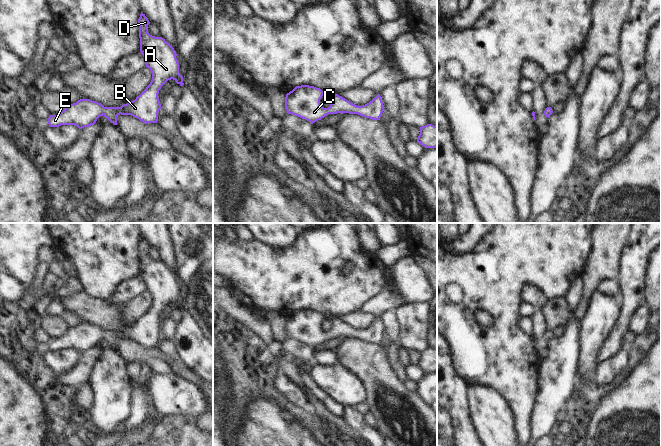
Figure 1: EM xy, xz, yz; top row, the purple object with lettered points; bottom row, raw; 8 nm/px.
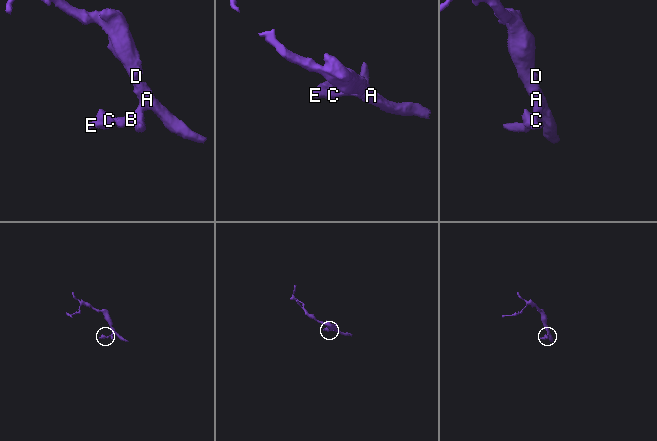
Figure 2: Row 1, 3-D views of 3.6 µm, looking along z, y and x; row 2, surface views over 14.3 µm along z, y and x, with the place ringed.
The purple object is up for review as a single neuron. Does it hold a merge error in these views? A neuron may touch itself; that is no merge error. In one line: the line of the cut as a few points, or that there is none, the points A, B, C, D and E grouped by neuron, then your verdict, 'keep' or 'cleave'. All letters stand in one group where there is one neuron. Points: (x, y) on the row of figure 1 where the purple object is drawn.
no cut; A B C D E; keep

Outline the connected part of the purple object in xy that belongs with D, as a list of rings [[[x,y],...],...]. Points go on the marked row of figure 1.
[[[141,12],[138,19],[140,52],[146,60],[146,67],[152,73],[152,80],[146,89],[135,100],[121,107],[104,107],[90,99],[80,99],[57,115],[48,118],[49,127],[75,125],[79,129],[94,125],[100,116],[117,125],[118,115],[131,115],[143,123],[157,123],[161,104],[159,90],[168,80],[175,80],[183,86],[183,76],[179,74],[179,63],[174,48],[162,37],[148,33],[148,18]]]

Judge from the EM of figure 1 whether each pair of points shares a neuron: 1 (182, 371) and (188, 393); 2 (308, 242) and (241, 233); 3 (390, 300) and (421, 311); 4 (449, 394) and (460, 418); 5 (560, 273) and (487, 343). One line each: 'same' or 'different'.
1: different
2: different
3: different
4: same
5: same

